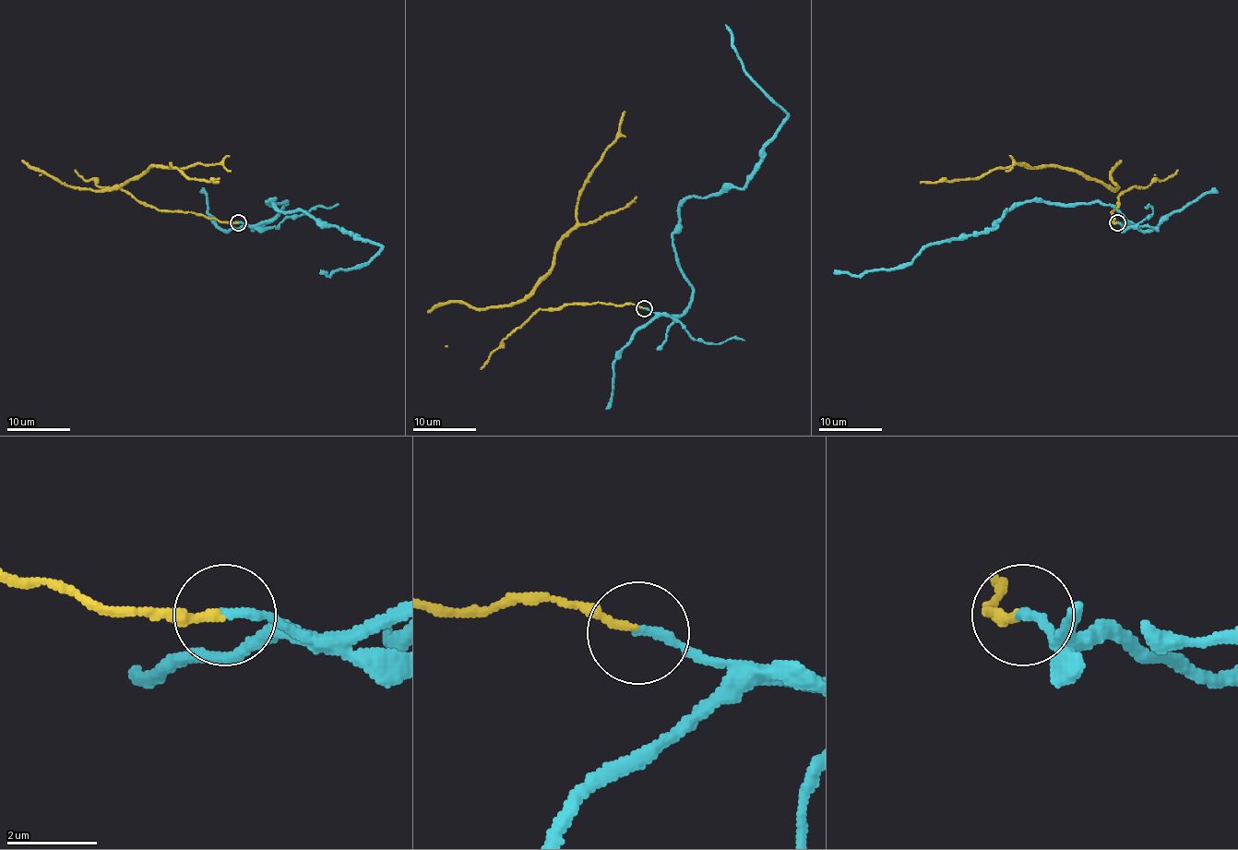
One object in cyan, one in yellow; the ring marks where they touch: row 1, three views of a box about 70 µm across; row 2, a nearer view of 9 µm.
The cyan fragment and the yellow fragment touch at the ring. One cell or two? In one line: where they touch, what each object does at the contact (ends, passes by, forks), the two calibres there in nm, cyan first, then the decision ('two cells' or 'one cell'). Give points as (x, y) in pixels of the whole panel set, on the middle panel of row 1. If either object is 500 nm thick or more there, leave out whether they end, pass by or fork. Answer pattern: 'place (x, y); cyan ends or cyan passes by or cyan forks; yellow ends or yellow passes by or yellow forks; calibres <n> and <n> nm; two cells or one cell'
place (644, 308); cyan ends; yellow ends; calibres 200 and 190 nm; two cells

